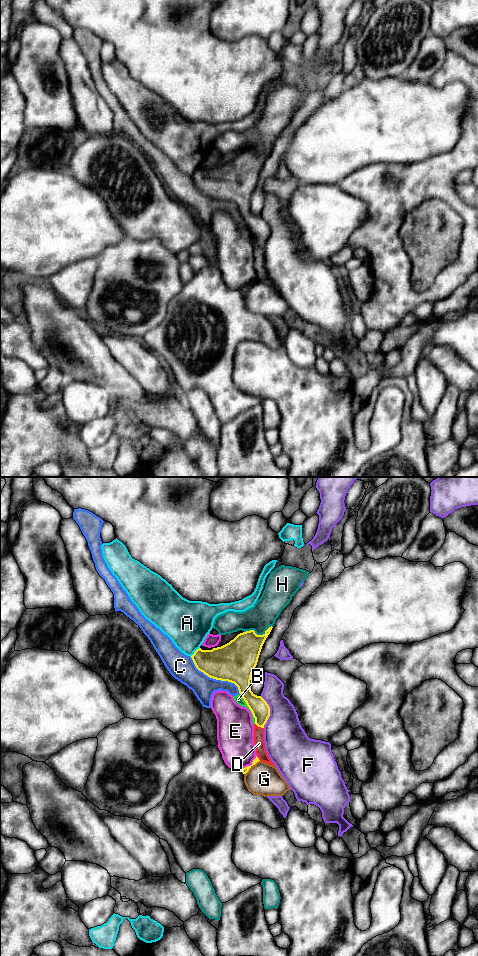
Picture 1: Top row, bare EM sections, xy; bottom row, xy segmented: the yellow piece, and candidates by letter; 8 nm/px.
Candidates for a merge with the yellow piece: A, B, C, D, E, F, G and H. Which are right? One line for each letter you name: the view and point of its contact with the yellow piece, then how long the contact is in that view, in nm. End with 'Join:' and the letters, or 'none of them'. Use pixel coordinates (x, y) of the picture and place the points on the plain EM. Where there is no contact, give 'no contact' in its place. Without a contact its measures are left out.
Join: none of them

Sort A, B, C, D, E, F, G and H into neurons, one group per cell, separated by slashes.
A / B C D / E / F / G / H

